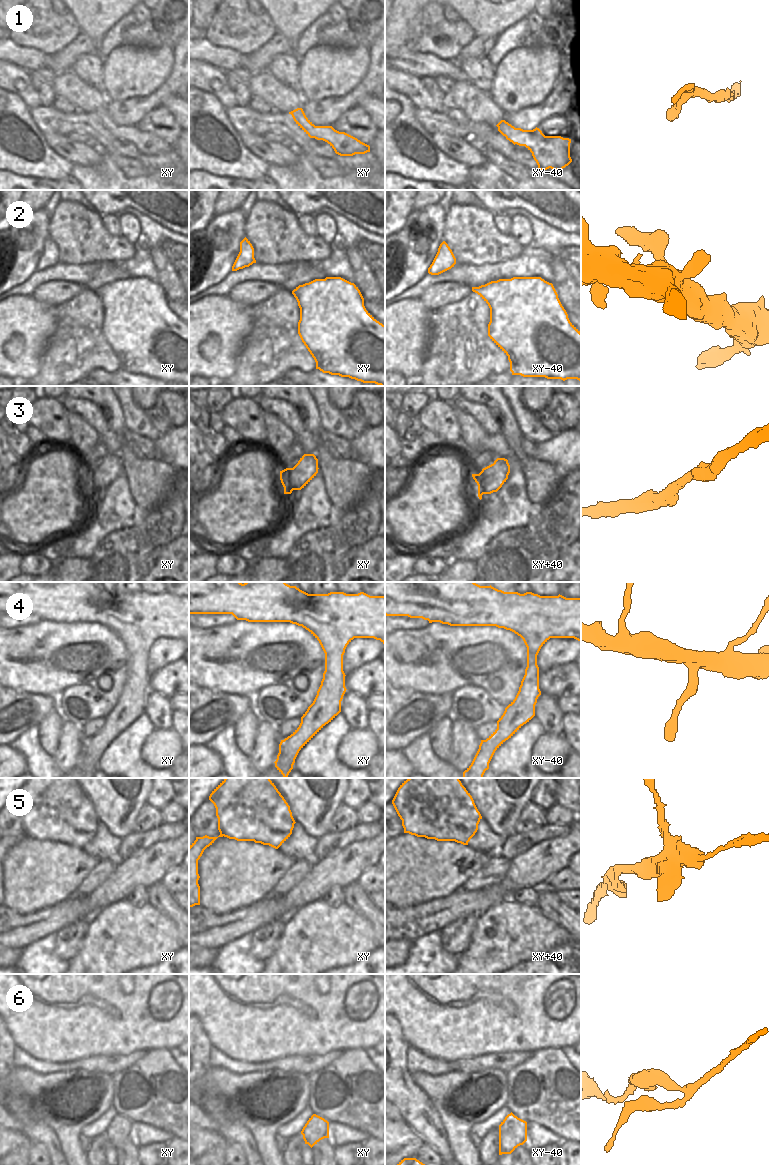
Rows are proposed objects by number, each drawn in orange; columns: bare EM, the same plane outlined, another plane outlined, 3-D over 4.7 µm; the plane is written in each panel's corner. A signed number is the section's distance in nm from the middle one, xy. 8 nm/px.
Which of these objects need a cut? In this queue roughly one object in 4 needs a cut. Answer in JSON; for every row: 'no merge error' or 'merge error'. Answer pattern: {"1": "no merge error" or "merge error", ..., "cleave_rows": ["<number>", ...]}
{"1": "no merge error", "2": "no merge error", "3": "no merge error", "4": "no merge error", "5": "merge error", "6": "no merge error", "cleave_rows": ["5"]}

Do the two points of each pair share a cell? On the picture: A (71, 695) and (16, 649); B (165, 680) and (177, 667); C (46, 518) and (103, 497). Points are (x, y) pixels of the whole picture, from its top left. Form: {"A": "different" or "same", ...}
{"A": "different", "B": "same", "C": "different"}

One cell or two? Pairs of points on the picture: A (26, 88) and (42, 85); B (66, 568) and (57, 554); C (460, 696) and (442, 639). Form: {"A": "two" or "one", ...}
{"A": "two", "B": "two", "C": "two"}

